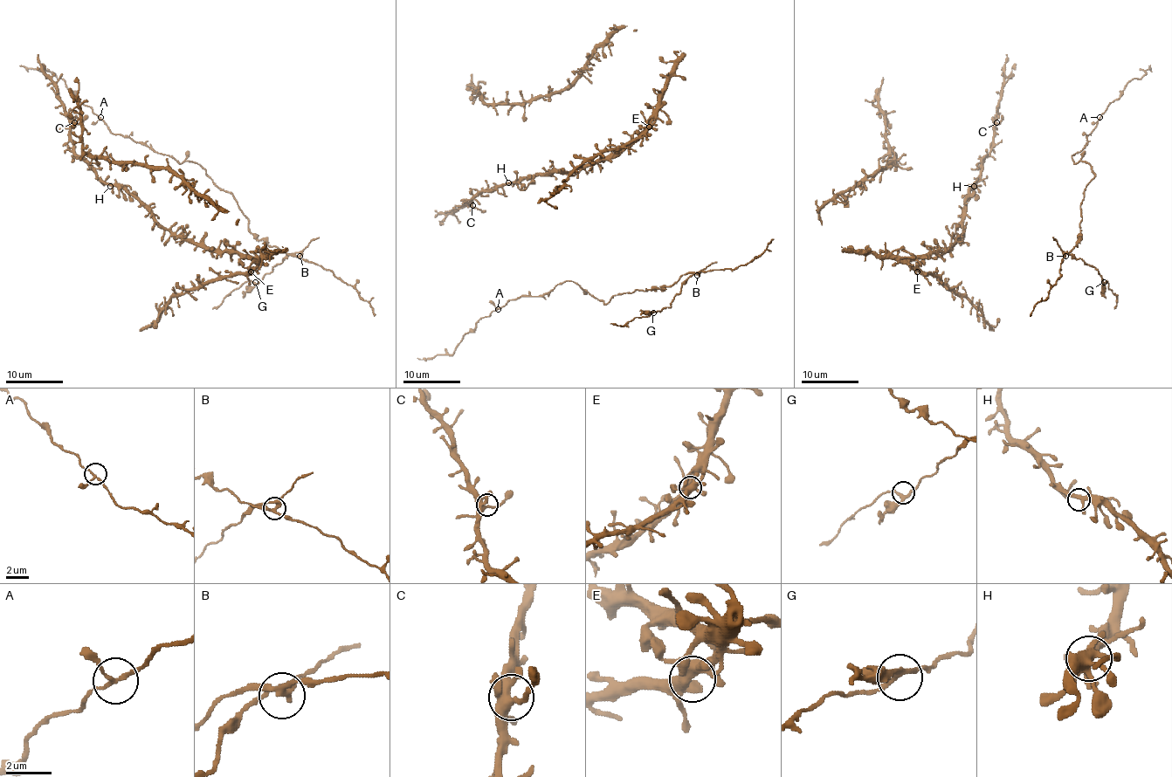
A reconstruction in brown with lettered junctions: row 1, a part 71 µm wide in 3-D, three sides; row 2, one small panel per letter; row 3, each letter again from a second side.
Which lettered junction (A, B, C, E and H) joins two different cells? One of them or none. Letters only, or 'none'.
B

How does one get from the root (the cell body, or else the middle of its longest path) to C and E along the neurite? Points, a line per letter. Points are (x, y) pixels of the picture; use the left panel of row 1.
C: (112, 182), (105, 182), (74, 151), (70, 135), (70, 127), (74, 122)
E: (112, 182), (121, 184), (170, 231), (210, 247), (233, 250), (241, 257), (242, 264), (251, 271)

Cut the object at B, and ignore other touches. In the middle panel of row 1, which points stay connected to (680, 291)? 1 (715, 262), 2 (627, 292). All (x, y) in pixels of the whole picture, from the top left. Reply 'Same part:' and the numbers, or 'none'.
Same part: 1

